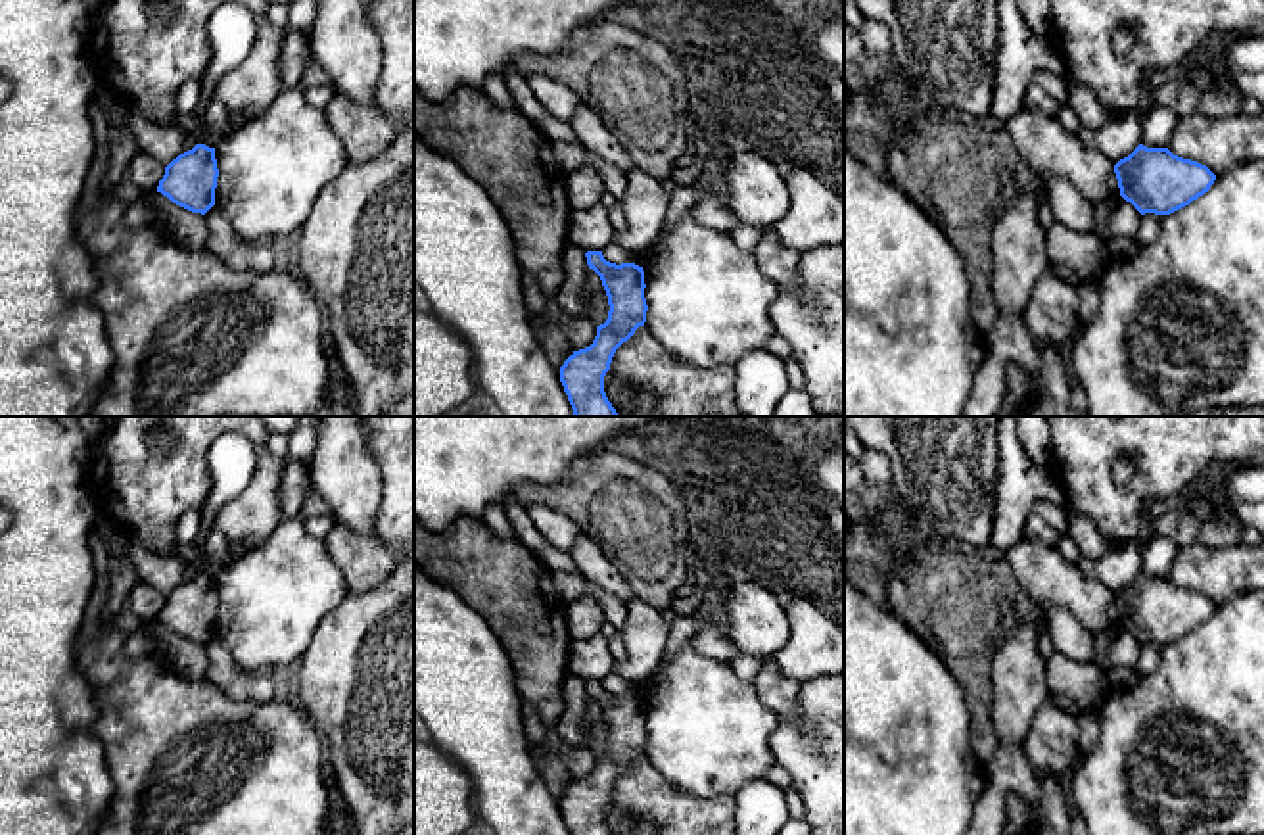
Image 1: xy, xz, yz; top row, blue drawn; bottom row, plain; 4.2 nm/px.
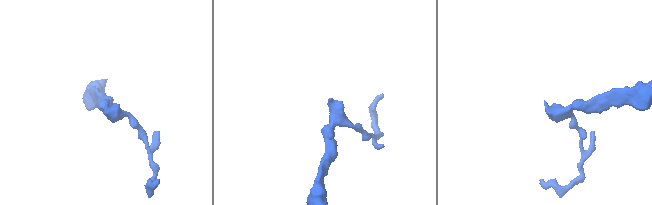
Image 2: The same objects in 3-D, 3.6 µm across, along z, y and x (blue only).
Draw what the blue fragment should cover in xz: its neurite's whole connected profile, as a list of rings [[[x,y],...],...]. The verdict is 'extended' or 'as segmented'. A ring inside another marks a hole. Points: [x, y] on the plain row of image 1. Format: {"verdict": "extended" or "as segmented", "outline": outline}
{"verdict": "as segmented", "outline": [[[587,681],[593,699],[608,726],[608,749],[597,756],[593,774],[573,781],[560,797],[560,812],[570,835],[612,835],[604,822],[616,779],[646,752],[644,701],[635,693],[610,693],[602,681]]]}

